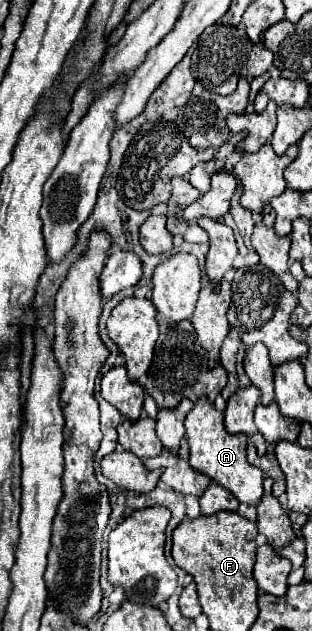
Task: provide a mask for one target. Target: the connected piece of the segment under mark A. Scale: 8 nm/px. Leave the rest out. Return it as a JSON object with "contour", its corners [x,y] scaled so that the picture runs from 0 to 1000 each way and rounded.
{"contour":[[[644,629],[593,661],[593,689],[612,708],[606,734],[651,746],[689,765],[734,775],[772,797],[824,800],[843,784],[843,750],[792,731],[792,689],[740,689],[721,680],[715,655],[702,655],[663,629]]]}

